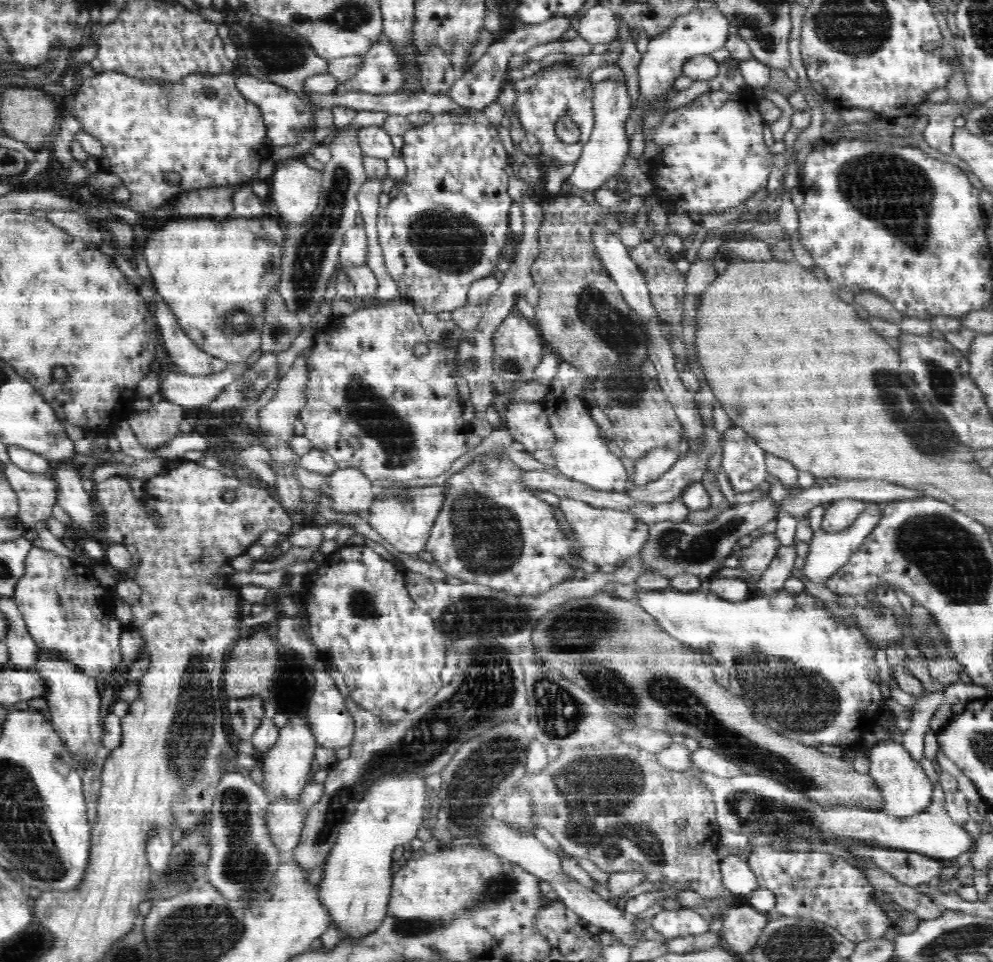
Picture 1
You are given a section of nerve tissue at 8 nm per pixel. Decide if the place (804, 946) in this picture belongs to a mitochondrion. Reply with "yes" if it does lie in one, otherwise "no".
yes

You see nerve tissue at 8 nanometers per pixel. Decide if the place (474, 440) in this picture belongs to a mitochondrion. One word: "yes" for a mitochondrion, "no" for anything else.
no

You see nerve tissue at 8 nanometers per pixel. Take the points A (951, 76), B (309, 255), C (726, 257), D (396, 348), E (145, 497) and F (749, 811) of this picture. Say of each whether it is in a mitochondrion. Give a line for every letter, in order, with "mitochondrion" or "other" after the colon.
A: other
B: mitochondrion
C: other
D: other
E: other
F: mitochondrion

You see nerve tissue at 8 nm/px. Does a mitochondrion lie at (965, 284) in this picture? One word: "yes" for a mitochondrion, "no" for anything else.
no

